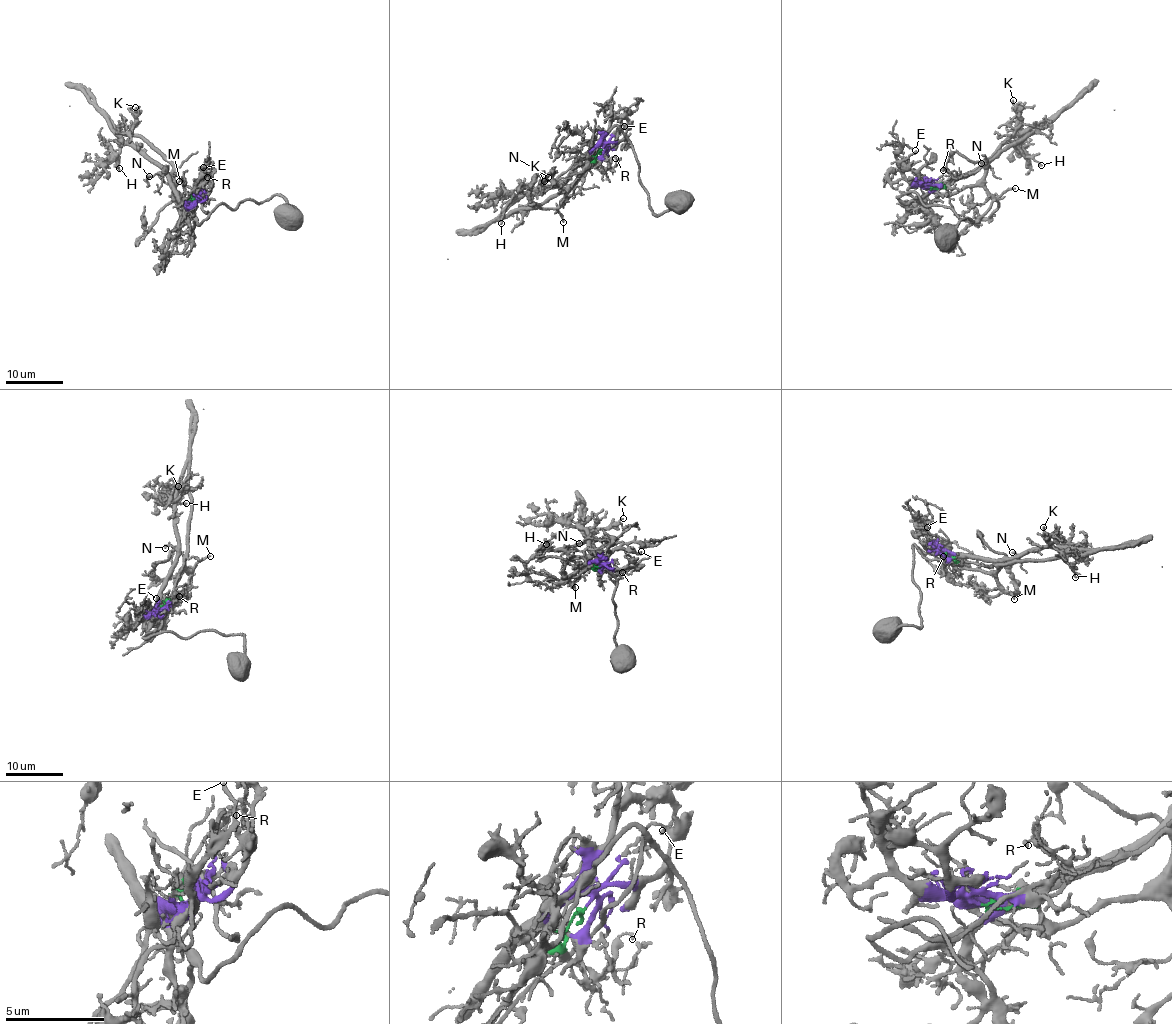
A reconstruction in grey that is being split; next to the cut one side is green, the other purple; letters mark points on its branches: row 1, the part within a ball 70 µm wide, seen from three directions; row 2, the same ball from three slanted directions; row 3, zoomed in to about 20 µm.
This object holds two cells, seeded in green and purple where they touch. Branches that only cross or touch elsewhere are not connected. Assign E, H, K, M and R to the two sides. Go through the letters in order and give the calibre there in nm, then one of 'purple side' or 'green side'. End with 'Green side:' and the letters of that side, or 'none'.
E: 190 nm | purple side
H: 140 nm | purple side
K: 110 nm | purple side
M: 110 nm | green side
R: 120 nm | green side
Green side: M, R

